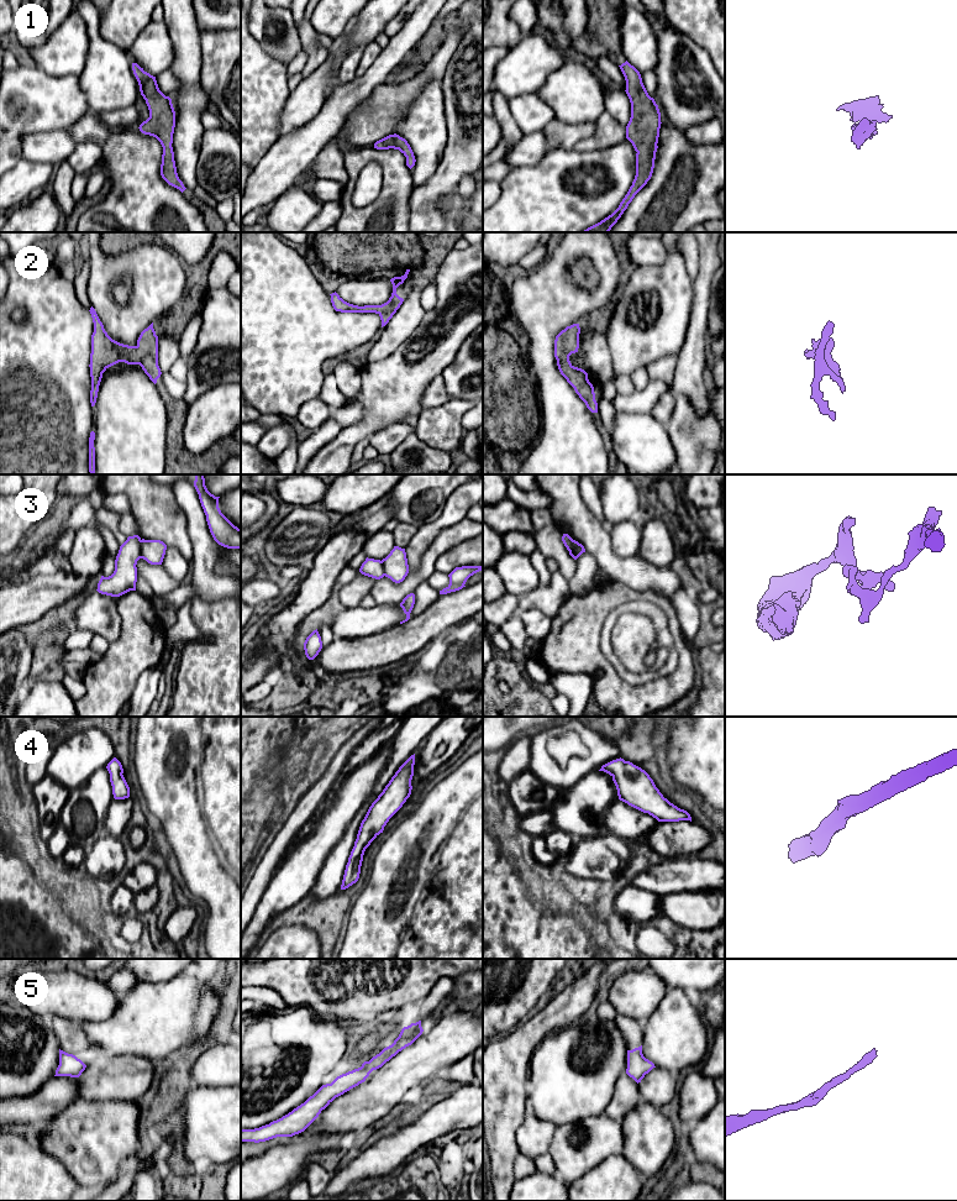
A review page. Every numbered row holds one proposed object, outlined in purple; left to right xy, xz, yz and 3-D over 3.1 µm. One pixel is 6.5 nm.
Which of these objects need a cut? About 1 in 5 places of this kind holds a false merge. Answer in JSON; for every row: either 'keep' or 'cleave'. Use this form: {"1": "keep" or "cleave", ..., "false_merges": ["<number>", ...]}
{"1": "keep", "2": "keep", "3": "cleave", "4": "keep", "5": "keep", "false_merges": ["3"]}

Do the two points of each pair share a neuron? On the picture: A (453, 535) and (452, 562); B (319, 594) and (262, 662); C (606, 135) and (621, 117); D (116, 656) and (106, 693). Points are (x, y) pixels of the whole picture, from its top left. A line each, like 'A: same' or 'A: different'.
A: different
B: different
C: different
D: same

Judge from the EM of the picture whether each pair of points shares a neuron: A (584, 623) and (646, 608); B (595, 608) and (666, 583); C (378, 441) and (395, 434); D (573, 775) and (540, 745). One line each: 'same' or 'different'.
A: different
B: different
C: same
D: same

